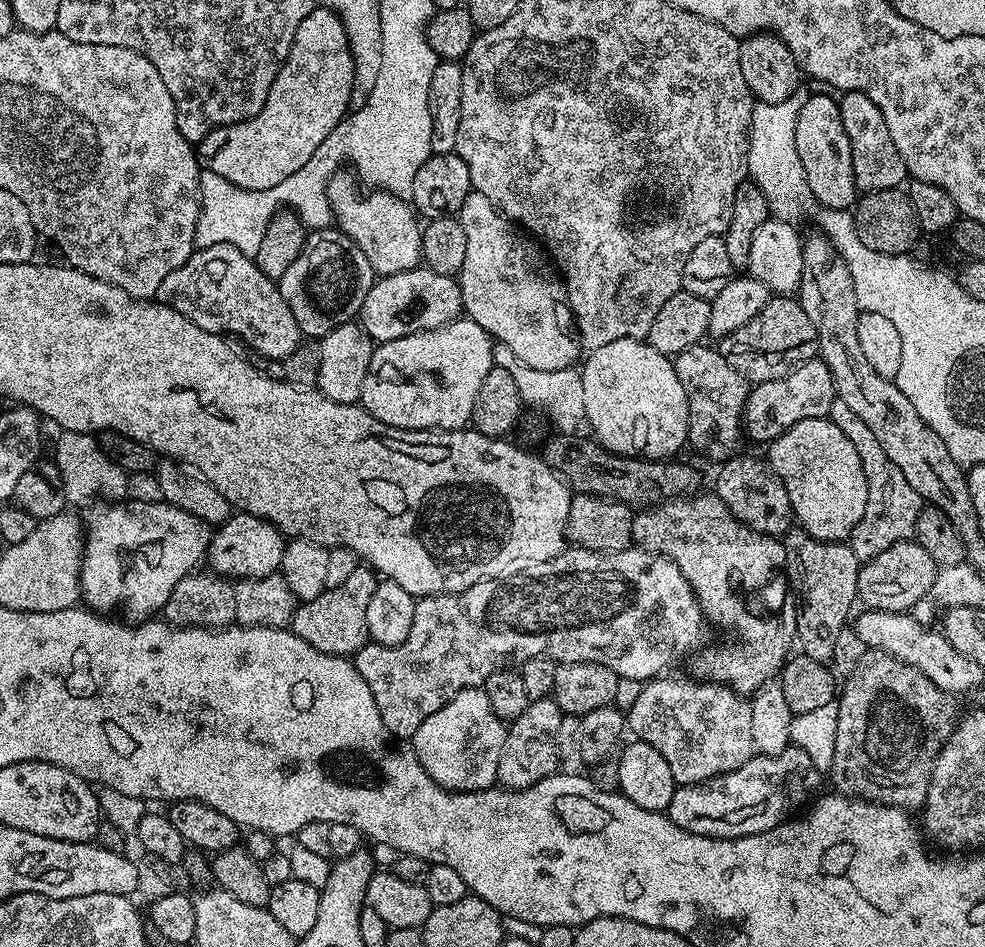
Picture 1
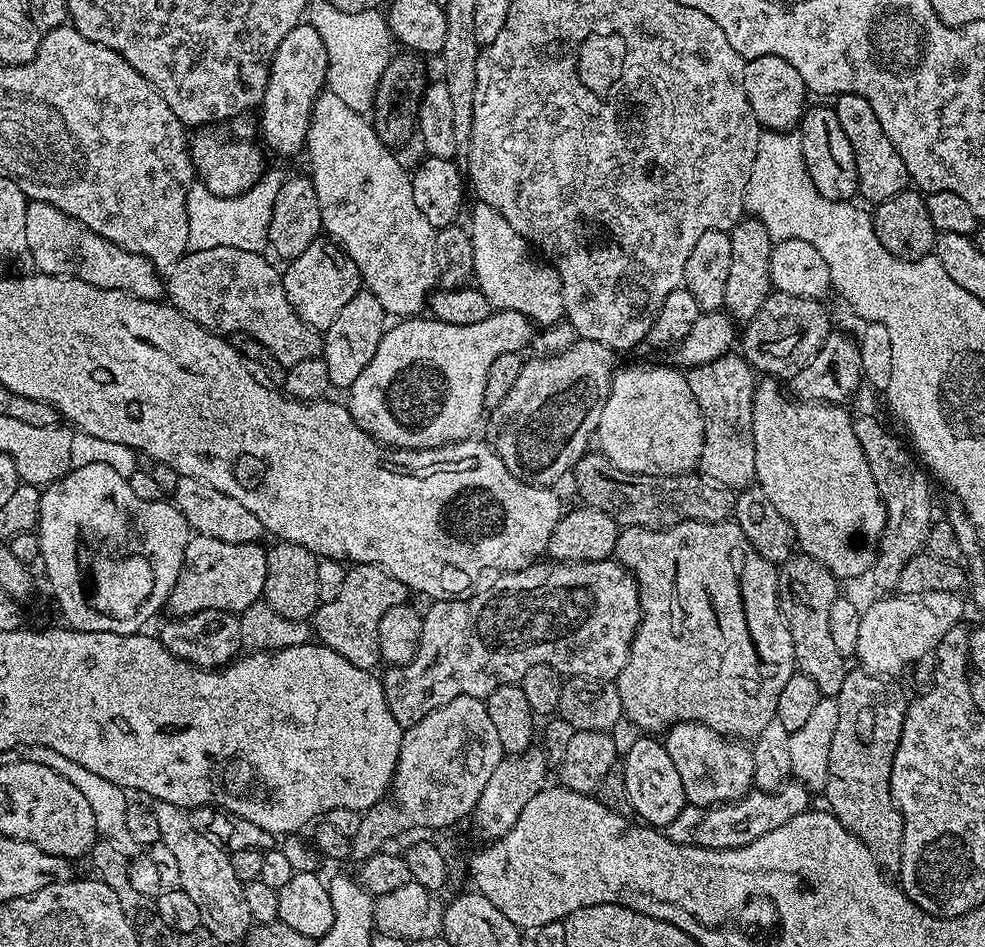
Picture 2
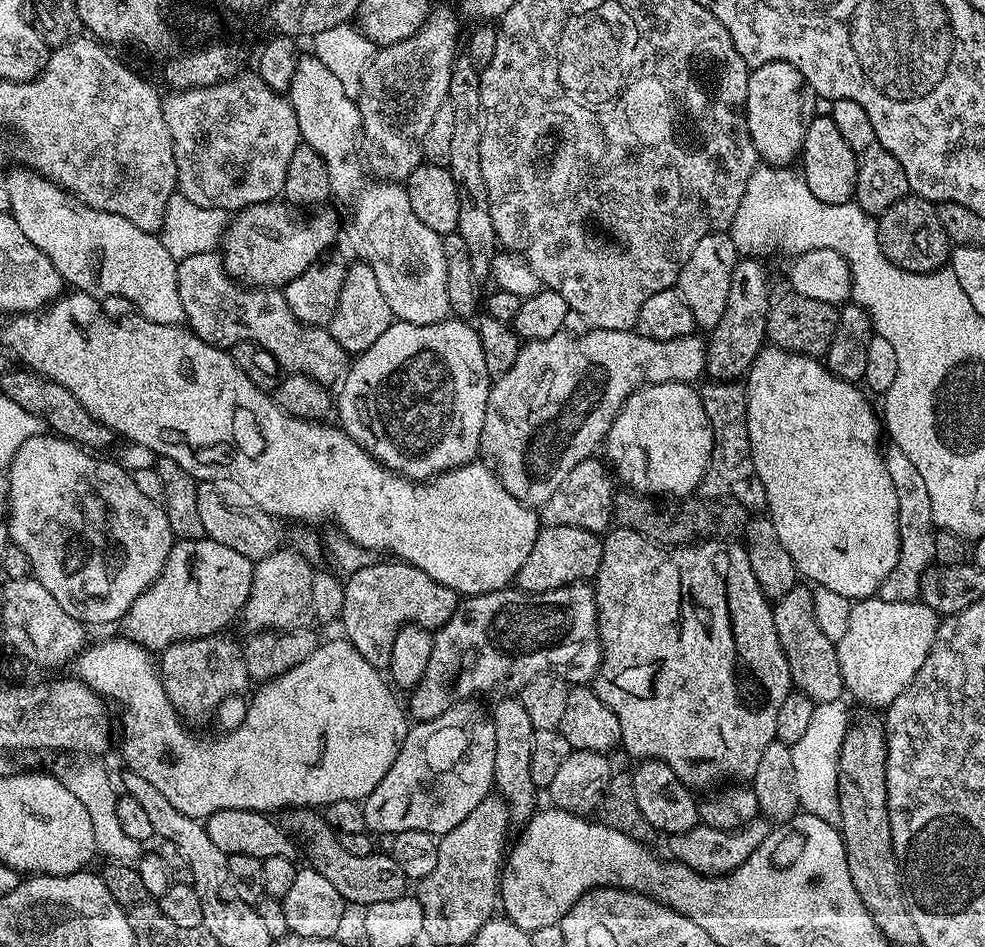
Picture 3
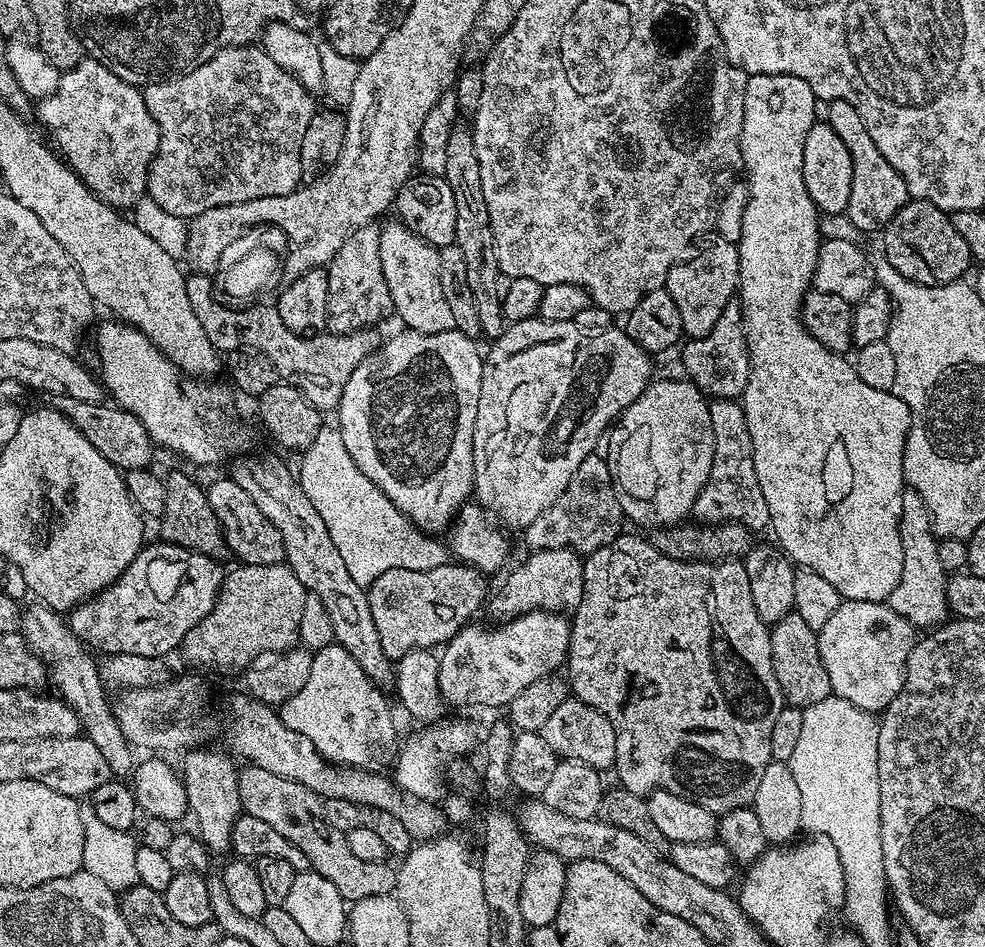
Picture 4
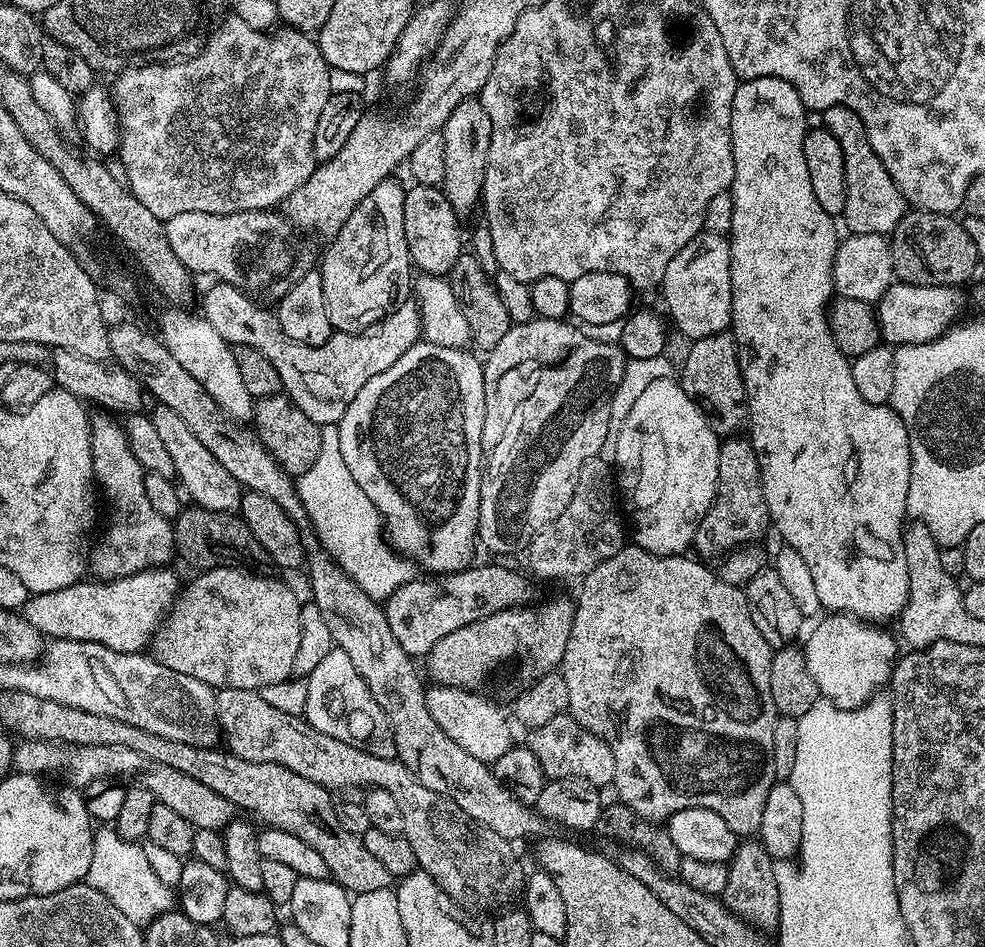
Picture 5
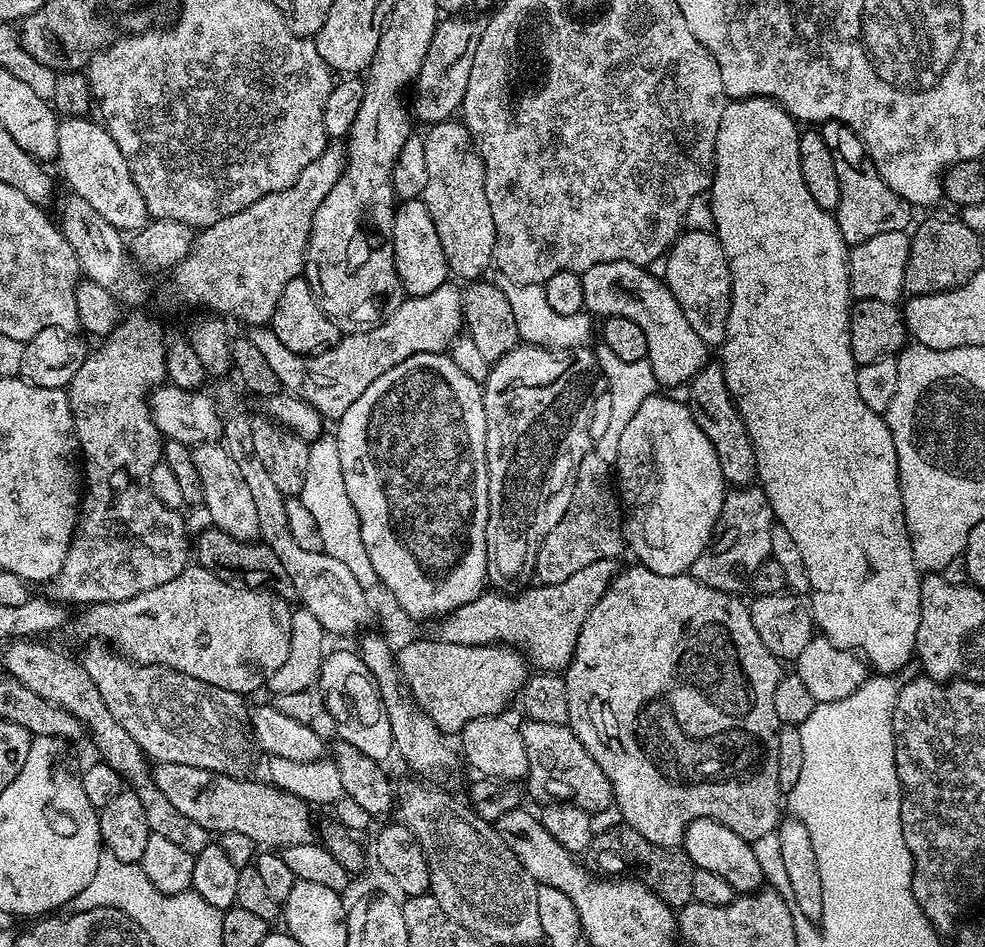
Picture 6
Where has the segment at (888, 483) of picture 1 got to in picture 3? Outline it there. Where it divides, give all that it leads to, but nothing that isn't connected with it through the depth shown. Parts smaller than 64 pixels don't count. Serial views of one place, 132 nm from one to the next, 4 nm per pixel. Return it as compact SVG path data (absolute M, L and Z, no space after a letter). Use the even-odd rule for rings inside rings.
M889 447L884 452L886 470L894 482L894 494L898 494L898 526L900 527L900 557L886 582L880 587L878 593L882 600L911 600L920 596L920 580L925 572L933 567L936 555L934 554L934 538L937 527L932 522L932 507L930 506L930 493L926 490L926 481L922 474L918 474L918 466L902 454L898 447Z

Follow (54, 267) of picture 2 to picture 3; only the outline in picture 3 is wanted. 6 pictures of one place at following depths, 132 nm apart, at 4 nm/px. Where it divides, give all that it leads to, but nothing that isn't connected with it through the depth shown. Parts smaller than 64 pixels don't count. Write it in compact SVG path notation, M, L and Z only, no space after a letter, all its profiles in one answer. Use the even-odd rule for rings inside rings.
M16 166L13 169L13 172L7 173L10 215L18 222L22 234L26 234L26 238L30 238L30 242L34 242L34 246L38 246L38 250L42 250L42 254L50 258L65 285L97 298L121 296L136 307L133 309L139 315L155 324L180 326L185 323L182 298L178 298L178 261L170 254L170 250L166 250L159 235L142 231L134 226L134 222L118 214L110 214L83 204L77 196L30 168Z

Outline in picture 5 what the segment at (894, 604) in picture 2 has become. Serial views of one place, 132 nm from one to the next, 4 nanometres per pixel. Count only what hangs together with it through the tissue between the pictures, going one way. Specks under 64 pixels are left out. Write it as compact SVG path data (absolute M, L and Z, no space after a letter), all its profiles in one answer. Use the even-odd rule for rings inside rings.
M846 612L828 614L825 617L825 620L817 619L815 621L817 624L813 626L808 641L802 644L804 665L814 682L817 693L825 701L835 704L837 708L860 708L870 697L877 695L883 689L880 688L883 684L885 687L891 681L892 670L898 659L897 637L883 632L880 629L883 627L877 626L875 623L860 620L856 616L849 616Z

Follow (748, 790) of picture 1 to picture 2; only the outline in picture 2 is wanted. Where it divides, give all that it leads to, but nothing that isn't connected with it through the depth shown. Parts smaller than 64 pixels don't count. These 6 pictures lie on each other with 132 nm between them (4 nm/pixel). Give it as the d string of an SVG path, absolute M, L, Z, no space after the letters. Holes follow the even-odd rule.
M787 782L781 785L779 791L753 790L743 800L726 804L705 806L700 802L688 802L682 814L678 814L678 818L674 818L674 822L667 824L662 831L666 838L670 838L670 842L682 846L741 848L770 830L778 830L778 826L790 822L790 818L809 811L808 799L810 793L805 784Z

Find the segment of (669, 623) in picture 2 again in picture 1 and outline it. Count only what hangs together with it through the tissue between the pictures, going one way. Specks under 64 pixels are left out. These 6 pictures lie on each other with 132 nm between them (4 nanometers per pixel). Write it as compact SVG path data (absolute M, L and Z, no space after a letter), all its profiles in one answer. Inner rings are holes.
M693 494L687 498L673 498L671 500L666 500L658 504L654 504L645 507L643 510L637 511L632 518L632 543L637 548L644 548L648 552L656 552L660 556L666 556L669 560L673 560L678 566L678 570L682 572L682 578L686 578L686 582L690 582L692 589L696 591L696 602L697 605L705 619L712 623L717 624L720 628L729 628L734 635L740 639L740 644L724 644L721 648L704 648L701 647L699 651L691 657L692 660L692 672L691 675L697 680L711 680L717 684L727 684L728 687L732 688L735 692L740 693L741 696L748 698L751 697L754 692L759 690L761 684L767 681L769 678L775 677L779 673L780 669L784 667L784 662L786 659L786 653L788 644L784 640L776 640L776 636L772 633L772 624L764 616L759 616L754 609L748 605L748 592L760 592L768 584L768 600L772 604L780 604L784 600L784 588L786 592L786 584L783 579L780 580L776 577L776 572L778 574L784 572L784 563L786 562L786 550L784 549L783 543L775 536L767 536L761 532L755 532L746 527L742 522L738 522L738 518L734 518L734 514L730 514L730 510L724 506L724 504L719 500L714 494Z

